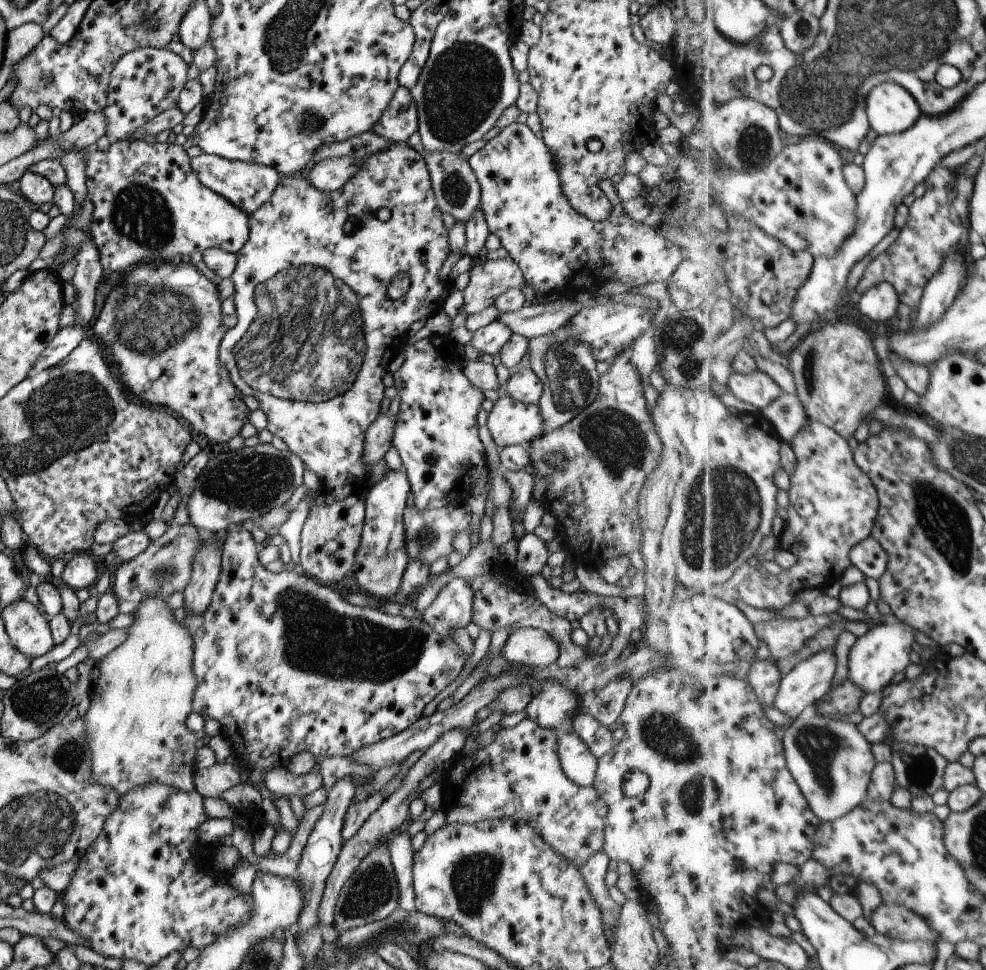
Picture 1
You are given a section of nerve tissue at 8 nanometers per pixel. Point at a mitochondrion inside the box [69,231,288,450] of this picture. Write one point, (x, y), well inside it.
(151, 318)

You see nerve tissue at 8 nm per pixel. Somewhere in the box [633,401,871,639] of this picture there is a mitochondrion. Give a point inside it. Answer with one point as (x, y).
(725, 507)

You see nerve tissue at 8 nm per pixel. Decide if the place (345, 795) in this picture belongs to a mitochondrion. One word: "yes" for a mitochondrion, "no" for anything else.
no

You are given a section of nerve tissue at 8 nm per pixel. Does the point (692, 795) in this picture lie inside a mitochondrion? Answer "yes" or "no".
yes

